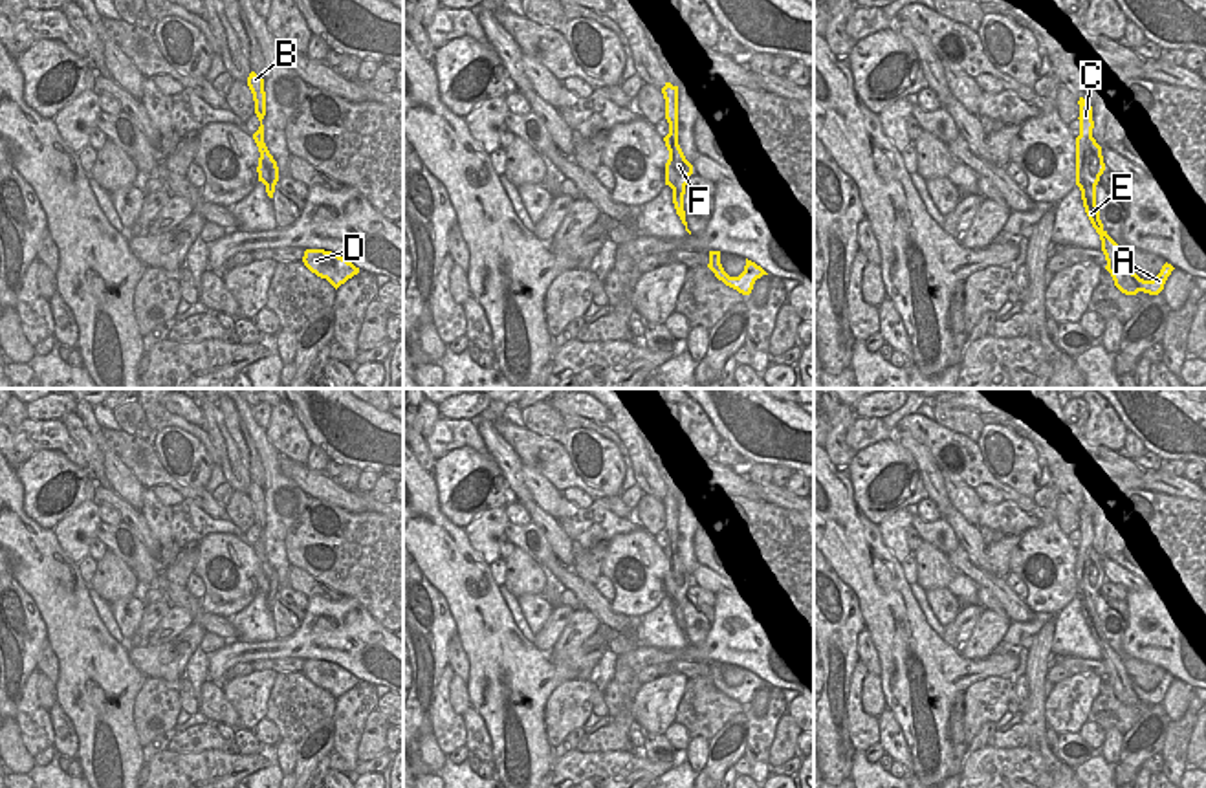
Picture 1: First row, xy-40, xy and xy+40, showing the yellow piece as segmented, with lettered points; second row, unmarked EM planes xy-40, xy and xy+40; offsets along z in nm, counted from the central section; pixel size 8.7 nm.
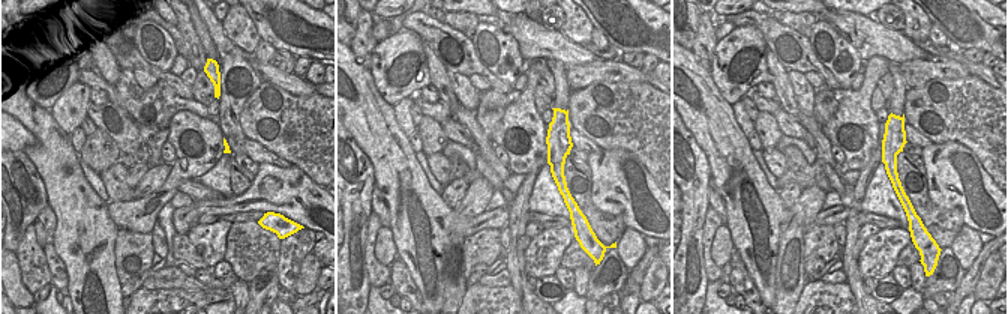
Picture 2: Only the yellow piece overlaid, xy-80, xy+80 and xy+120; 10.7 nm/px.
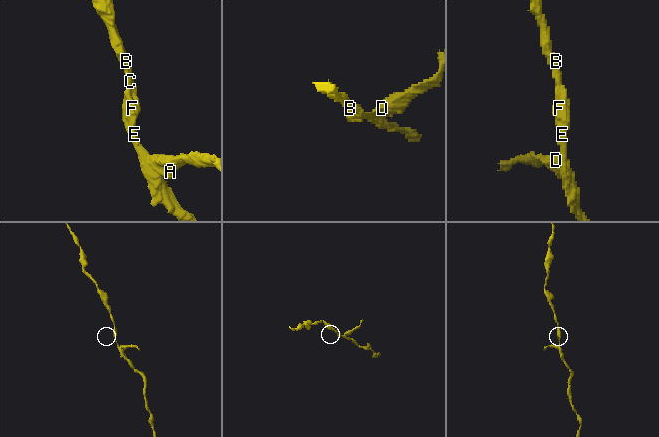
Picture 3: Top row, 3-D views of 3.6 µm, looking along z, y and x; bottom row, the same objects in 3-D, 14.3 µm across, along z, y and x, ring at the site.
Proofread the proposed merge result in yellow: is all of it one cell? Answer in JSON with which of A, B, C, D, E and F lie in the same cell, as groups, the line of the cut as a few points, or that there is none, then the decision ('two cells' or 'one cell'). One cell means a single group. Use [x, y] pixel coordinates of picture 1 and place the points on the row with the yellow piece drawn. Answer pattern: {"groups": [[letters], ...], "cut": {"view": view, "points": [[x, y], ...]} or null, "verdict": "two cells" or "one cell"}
{"groups": [["A", "D"], ["B", "C", "E", "F"]], "cut": {"view": "xy+40", "points": [[1131, 273], [1142, 290]]}, "verdict": "two cells"}

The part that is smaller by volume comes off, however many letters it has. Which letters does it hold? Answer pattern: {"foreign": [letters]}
{"foreign": ["A", "D"]}

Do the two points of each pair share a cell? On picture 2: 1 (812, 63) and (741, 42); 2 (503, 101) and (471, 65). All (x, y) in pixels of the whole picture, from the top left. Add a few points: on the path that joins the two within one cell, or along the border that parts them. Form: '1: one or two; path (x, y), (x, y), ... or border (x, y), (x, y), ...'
1: two; border (738, 27), (755, 26), (768, 48)
2: two; border (491, 87), (500, 92), (513, 90)

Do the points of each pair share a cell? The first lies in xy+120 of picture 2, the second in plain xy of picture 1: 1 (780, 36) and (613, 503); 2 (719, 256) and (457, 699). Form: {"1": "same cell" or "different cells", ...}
{"1": "same cell", "2": "same cell"}

